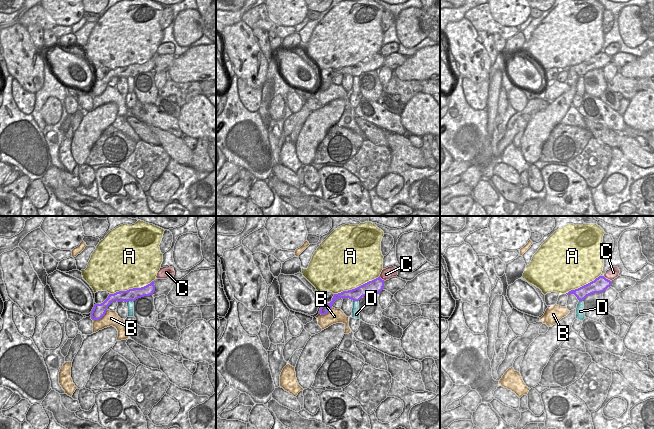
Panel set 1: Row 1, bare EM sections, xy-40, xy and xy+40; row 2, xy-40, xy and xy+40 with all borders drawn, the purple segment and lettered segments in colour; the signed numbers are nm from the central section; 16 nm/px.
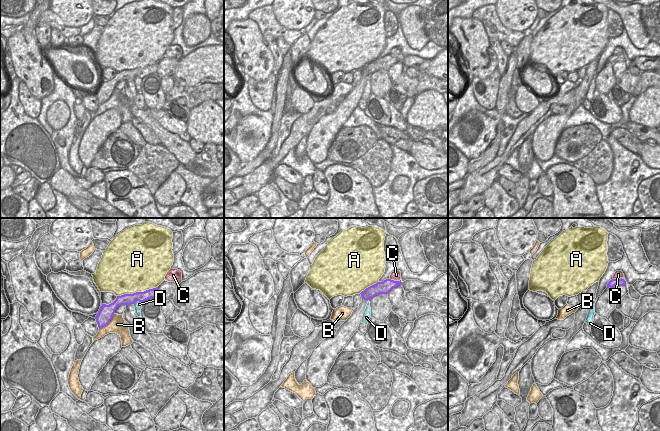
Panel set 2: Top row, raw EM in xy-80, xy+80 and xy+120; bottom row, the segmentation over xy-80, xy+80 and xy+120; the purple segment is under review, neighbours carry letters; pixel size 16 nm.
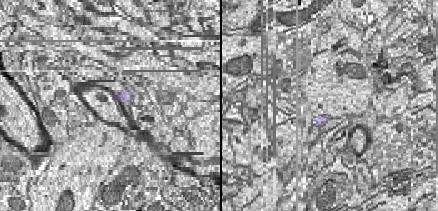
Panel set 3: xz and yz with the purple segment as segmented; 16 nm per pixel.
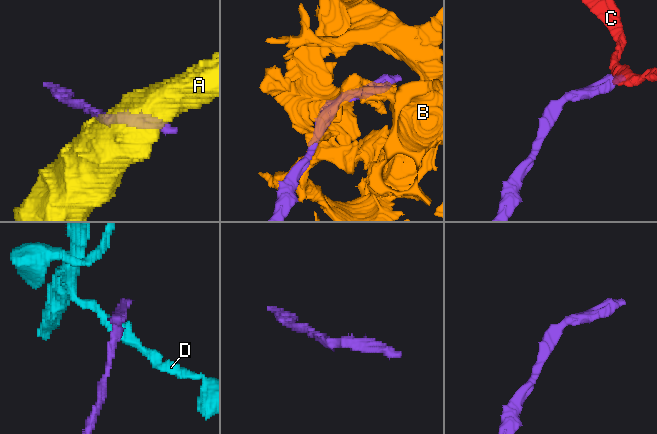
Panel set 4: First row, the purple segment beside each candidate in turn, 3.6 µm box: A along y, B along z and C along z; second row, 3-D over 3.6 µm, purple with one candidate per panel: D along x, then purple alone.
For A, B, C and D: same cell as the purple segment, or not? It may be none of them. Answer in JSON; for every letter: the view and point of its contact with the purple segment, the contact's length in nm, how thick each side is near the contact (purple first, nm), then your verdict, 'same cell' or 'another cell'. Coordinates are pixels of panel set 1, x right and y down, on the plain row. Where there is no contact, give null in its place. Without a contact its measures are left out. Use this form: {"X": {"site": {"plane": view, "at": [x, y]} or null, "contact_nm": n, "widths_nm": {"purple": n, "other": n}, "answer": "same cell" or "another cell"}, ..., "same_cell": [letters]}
{"A": {"site": {"plane": "xy", "at": [357, 63]}, "contact_nm": 800, "widths_nm": {"purple": 220, "other": 480}, "answer": "another cell"}, "B": {"site": {"plane": "xy-40", "at": [101, 93]}, "contact_nm": 320, "widths_nm": {"purple": 220, "other": 240}, "answer": "another cell"}, "C": {"site": {"plane": "xy+40", "at": [607, 55]}, "contact_nm": 150, "widths_nm": {"purple": 240, "other": 180}, "answer": "another cell"}, "D": {"site": {"plane": "xy-40", "at": [130, 76]}, "contact_nm": 110, "widths_nm": {"purple": 190, "other": 130}, "answer": "another cell"}, "same_cell": []}

